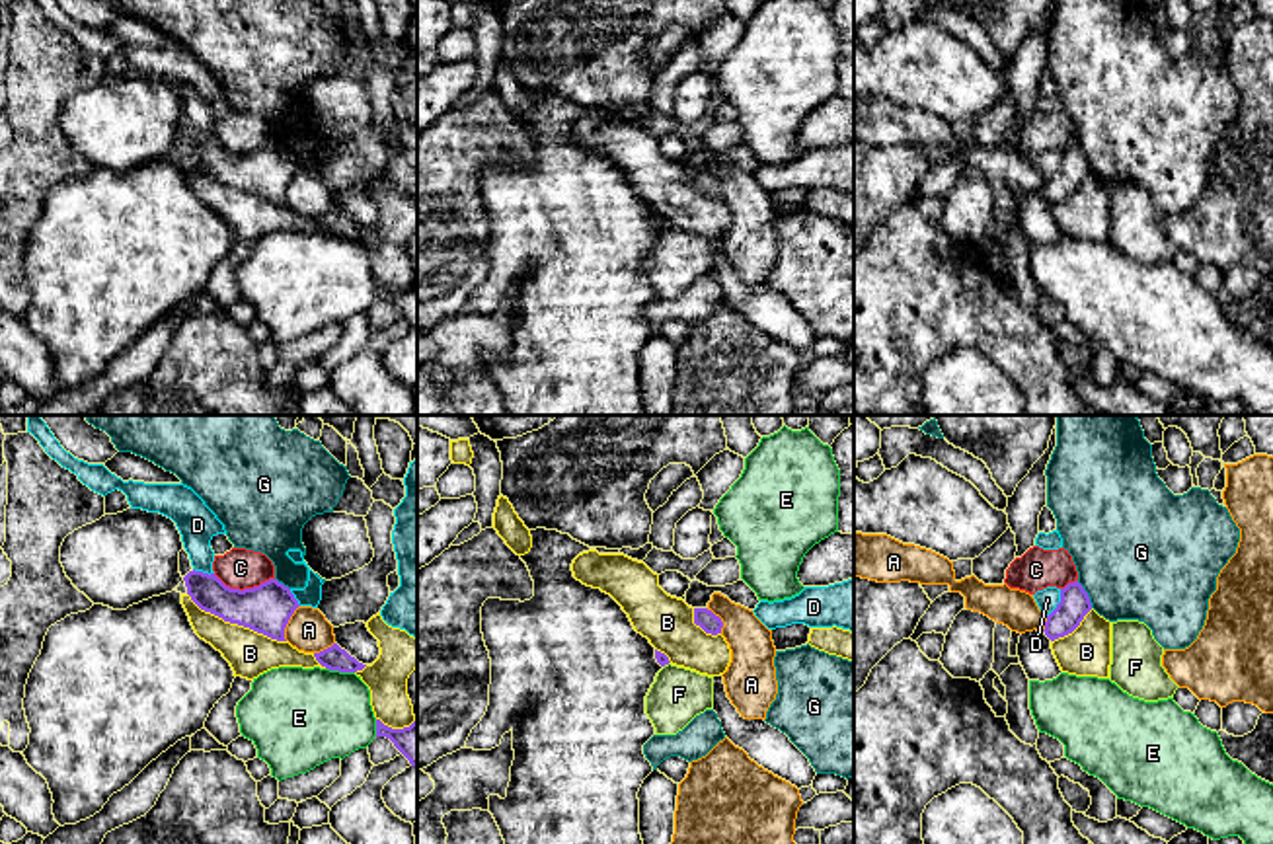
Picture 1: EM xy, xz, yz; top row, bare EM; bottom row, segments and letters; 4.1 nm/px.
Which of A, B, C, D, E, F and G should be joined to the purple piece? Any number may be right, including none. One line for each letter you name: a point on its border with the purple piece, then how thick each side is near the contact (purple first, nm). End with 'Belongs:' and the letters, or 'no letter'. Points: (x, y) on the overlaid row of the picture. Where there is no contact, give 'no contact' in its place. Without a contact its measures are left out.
Belongs: no letter

